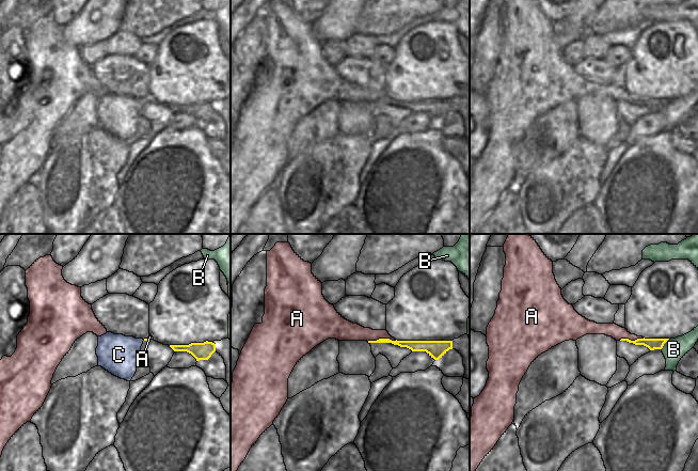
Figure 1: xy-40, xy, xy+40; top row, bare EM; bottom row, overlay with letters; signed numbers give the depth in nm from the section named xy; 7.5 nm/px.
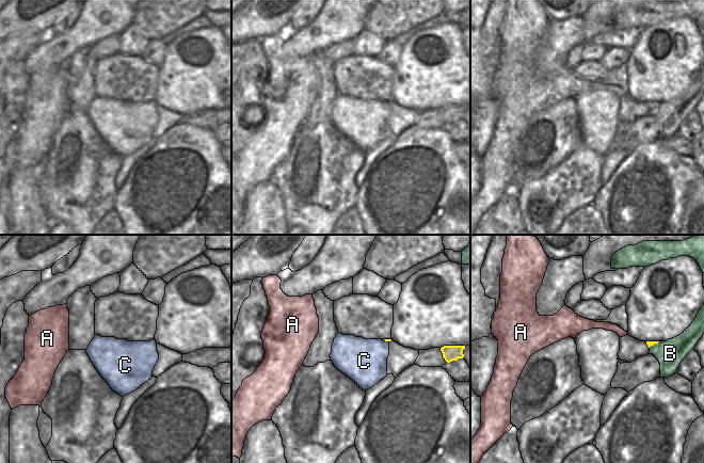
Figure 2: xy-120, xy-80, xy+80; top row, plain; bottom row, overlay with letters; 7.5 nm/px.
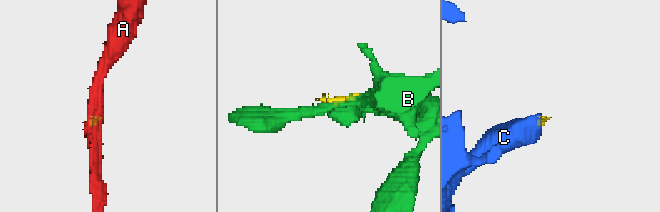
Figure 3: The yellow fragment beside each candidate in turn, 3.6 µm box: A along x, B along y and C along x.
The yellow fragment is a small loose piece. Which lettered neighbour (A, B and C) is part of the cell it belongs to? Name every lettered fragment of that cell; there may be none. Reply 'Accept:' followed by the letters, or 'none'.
Accept: A

